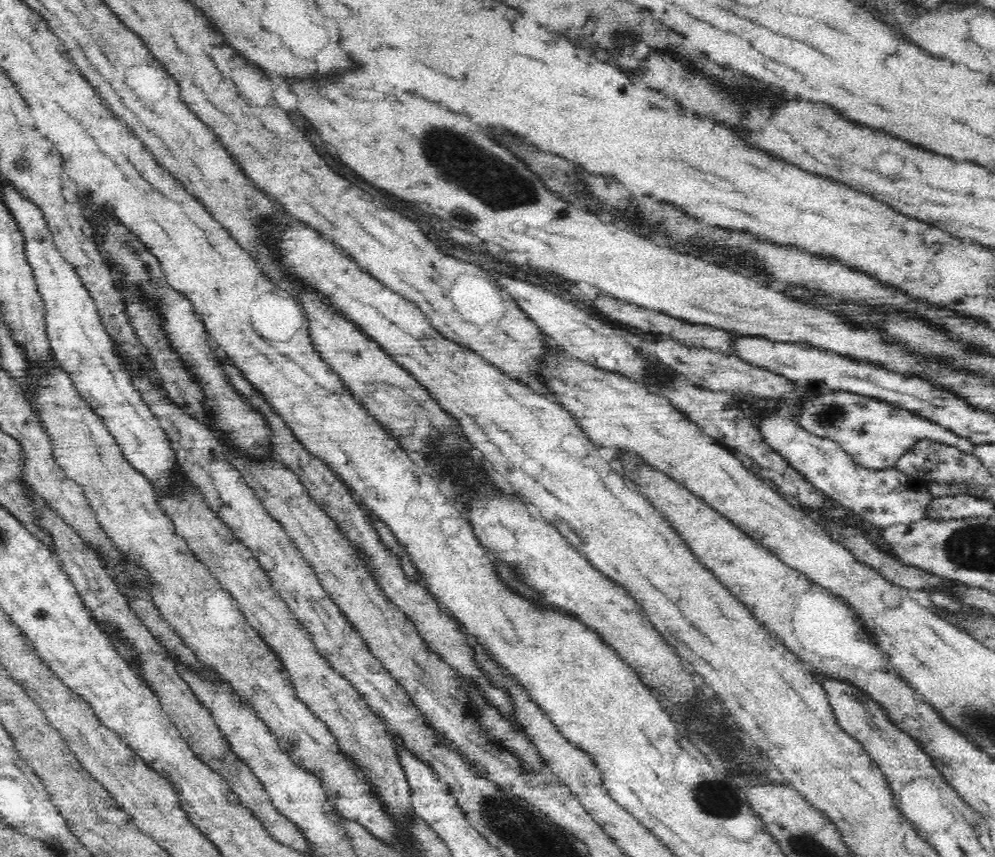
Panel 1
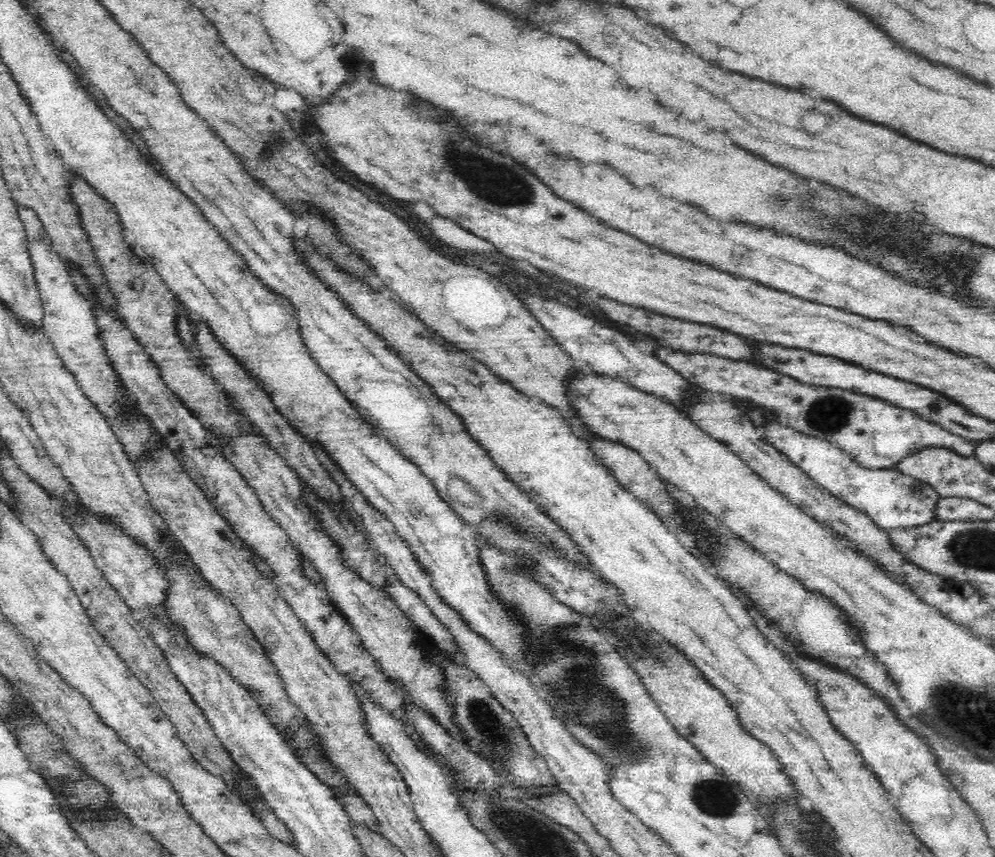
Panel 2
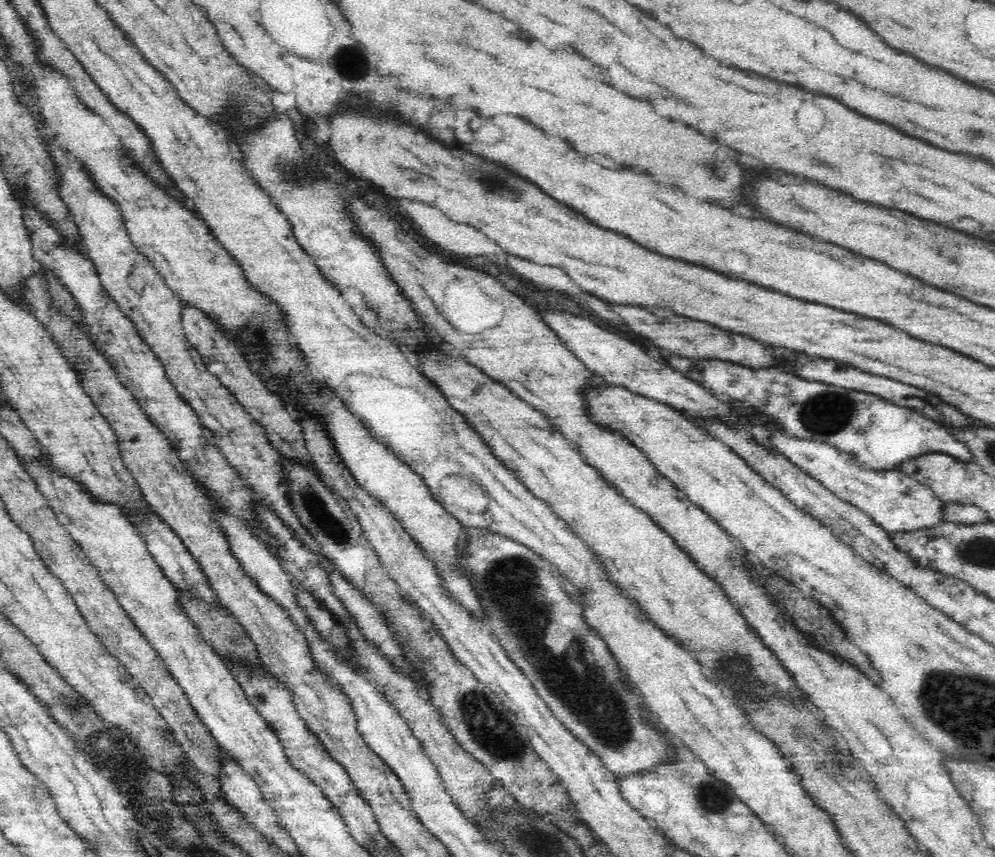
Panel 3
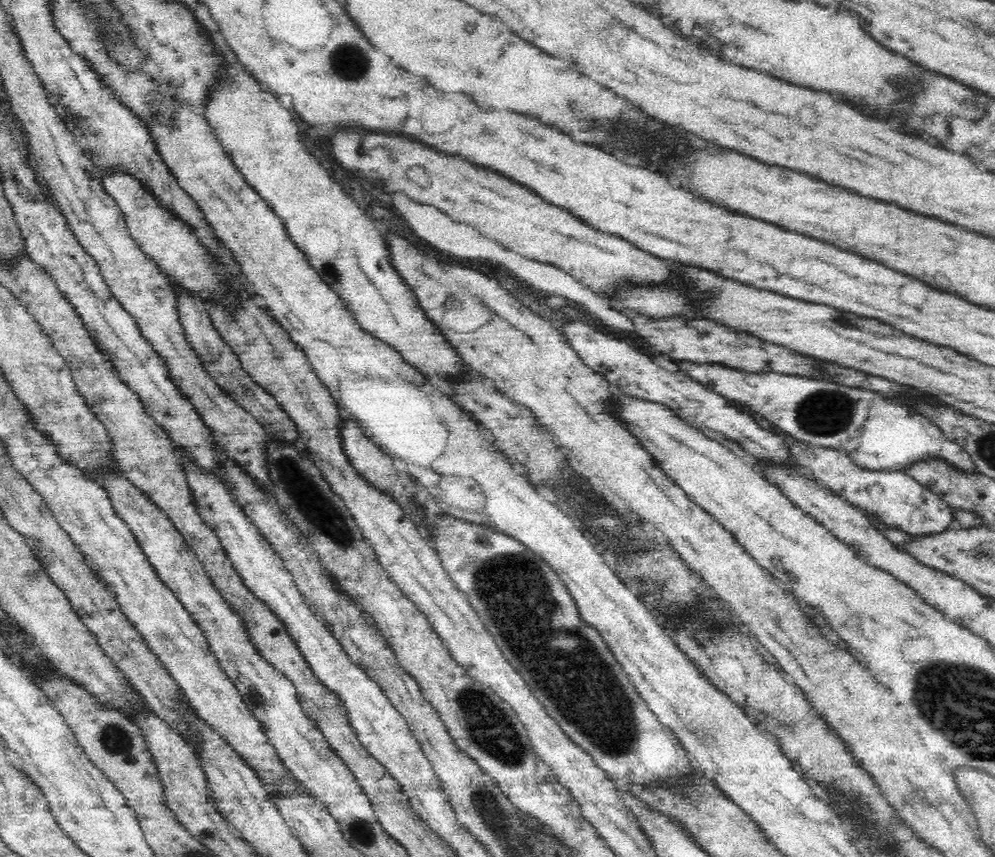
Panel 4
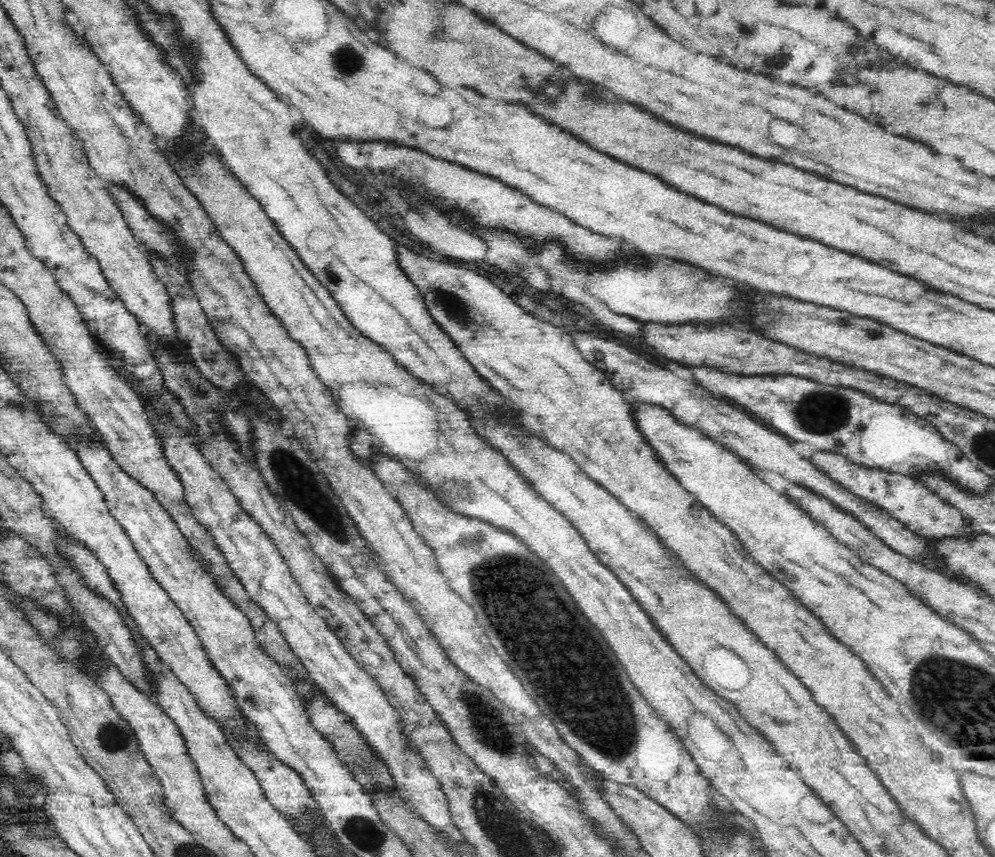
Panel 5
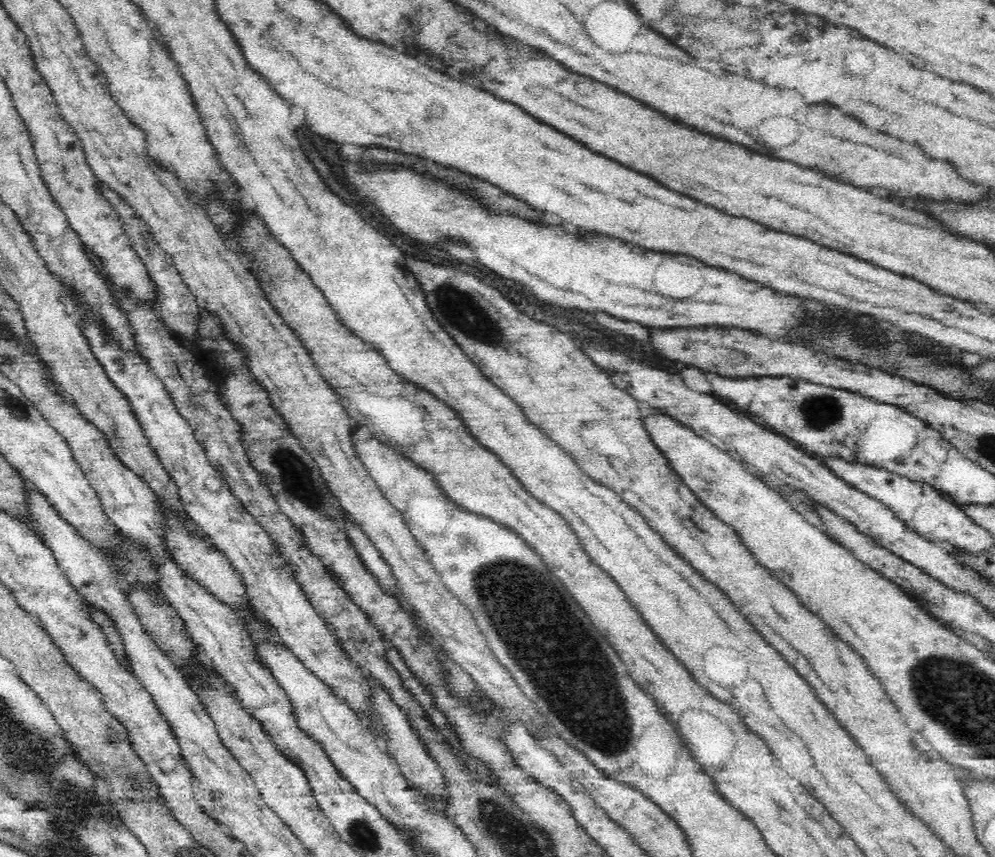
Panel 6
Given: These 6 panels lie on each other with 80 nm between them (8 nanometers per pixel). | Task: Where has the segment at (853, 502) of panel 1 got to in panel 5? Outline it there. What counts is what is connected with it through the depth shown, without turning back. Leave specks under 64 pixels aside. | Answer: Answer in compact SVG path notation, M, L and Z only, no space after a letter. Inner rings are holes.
M824 450L814 452L810 463L837 486L845 488L849 494L853 494L863 502L879 508L889 518L895 519L908 531L924 539L932 540L952 535L968 535L968 537L977 535L970 529L971 522L964 519L957 508L942 500L916 477L858 466L844 454Z

